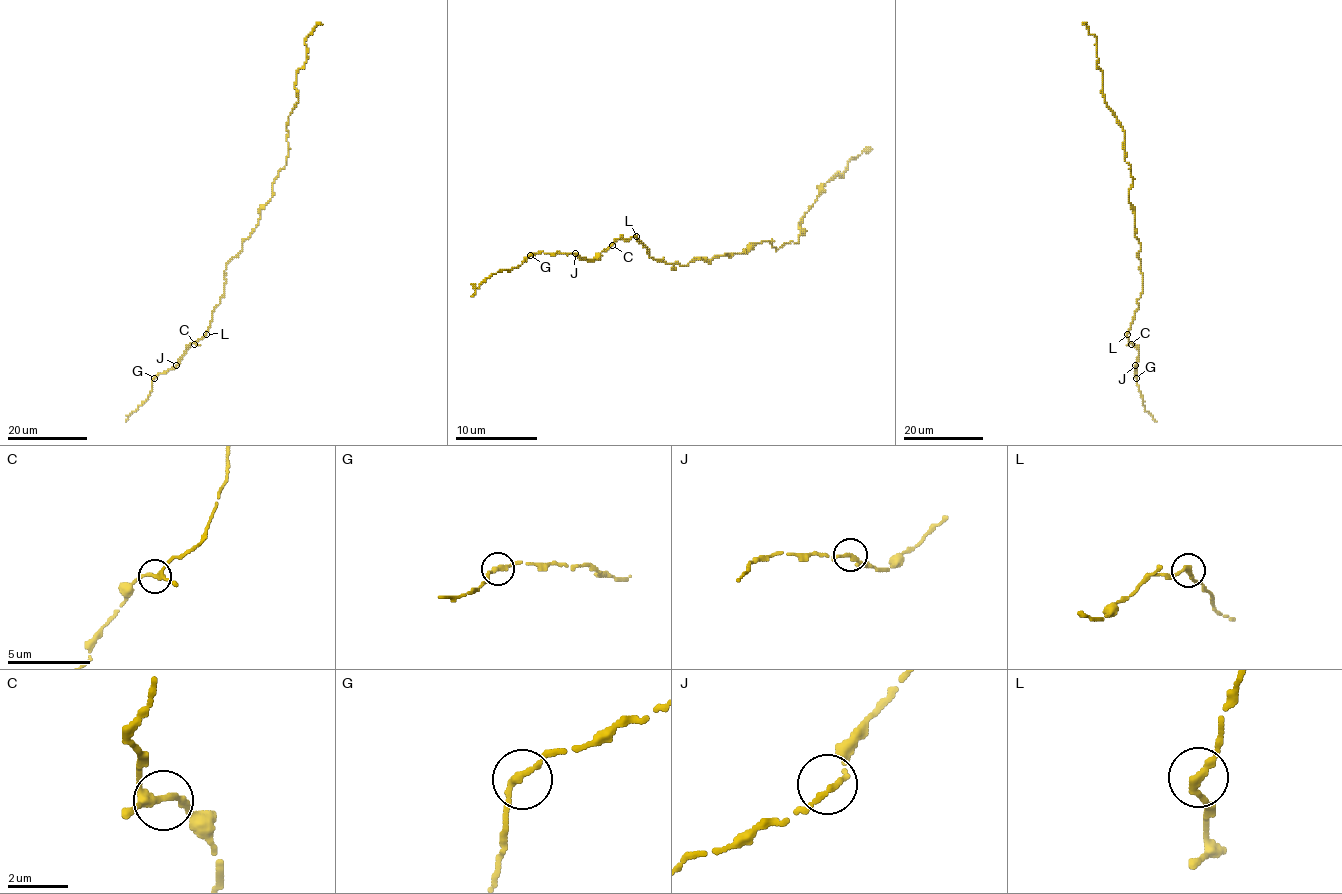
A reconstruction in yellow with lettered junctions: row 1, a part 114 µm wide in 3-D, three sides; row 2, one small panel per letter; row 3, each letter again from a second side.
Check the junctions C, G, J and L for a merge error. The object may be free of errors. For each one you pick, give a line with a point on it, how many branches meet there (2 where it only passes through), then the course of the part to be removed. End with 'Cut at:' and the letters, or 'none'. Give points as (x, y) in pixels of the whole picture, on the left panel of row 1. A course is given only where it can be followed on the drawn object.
Cut at: none

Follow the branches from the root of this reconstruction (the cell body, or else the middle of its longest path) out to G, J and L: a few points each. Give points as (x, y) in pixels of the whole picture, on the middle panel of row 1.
G: (727, 253), (672, 270), (631, 237), (616, 239), (596, 259), (530, 255)
J: (727, 253), (710, 263), (674, 263), (674, 270), (635, 237), (616, 239), (596, 259), (575, 253)
L: (727, 253), (710, 263), (674, 263), (672, 270), (663, 257), (653, 259), (637, 237)

